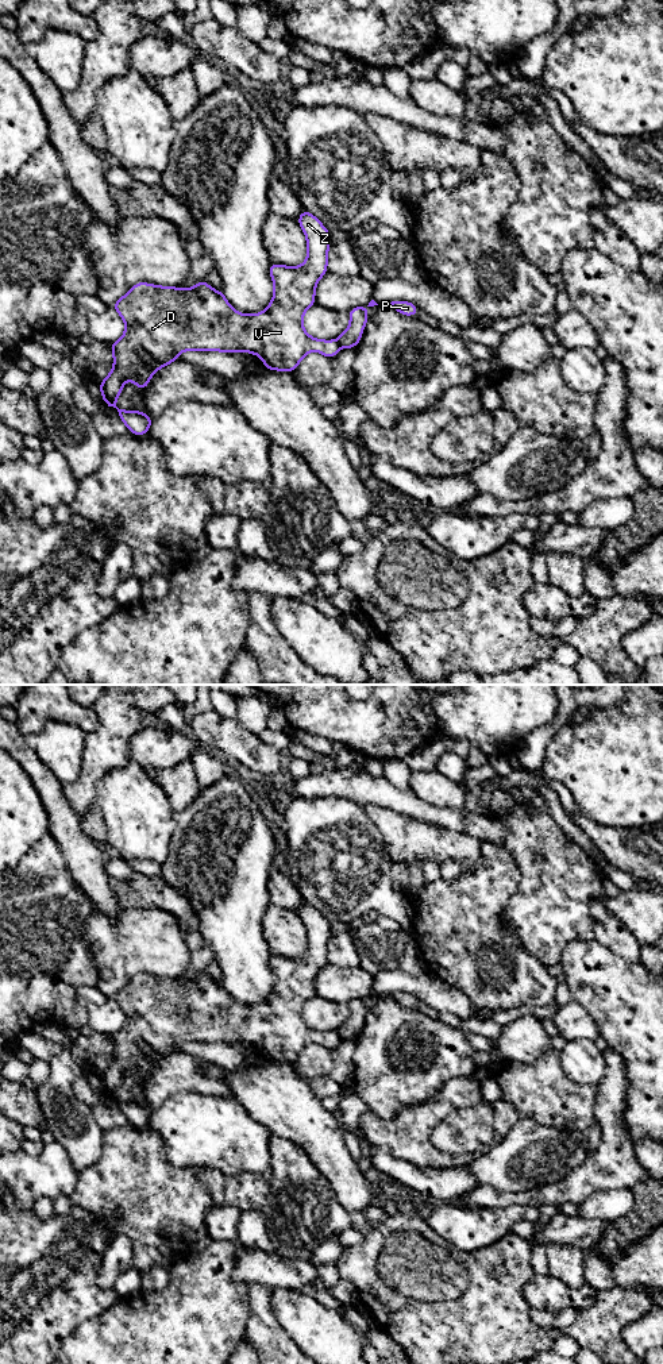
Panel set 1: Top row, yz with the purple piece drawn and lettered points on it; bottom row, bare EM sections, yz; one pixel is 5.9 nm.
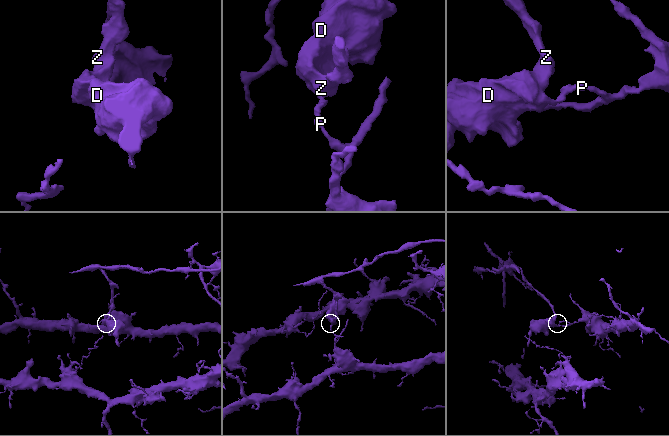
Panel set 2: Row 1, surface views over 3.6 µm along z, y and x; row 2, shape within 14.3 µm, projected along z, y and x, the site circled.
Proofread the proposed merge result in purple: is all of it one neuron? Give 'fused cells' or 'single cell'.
fused cells

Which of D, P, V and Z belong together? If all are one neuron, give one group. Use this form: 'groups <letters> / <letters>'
groups D V Z / P

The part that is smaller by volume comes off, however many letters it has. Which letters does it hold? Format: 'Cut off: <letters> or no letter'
Cut off: D, V, Z

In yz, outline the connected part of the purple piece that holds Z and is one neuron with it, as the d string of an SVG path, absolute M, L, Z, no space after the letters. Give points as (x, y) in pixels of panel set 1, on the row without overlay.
M305 901L297 914L307 928L307 952L296 959L270 956L269 964L274 975L274 985L263 1003L243 1006L234 1002L221 982L213 982L205 971L190 980L138 974L112 997L124 1012L126 1022L120 1032L109 1034L113 1060L99 1078L103 1093L117 1101L122 1113L134 1126L147 1125L153 1111L144 1103L116 1098L116 1090L122 1084L124 1074L132 1071L139 1082L144 1082L154 1064L177 1052L182 1043L246 1043L261 1048L266 1061L290 1064L309 1043L317 1043L329 1051L335 1049L340 1040L339 1033L315 1030L307 1025L302 1017L305 1002L316 995L316 976L328 964L329 921Z

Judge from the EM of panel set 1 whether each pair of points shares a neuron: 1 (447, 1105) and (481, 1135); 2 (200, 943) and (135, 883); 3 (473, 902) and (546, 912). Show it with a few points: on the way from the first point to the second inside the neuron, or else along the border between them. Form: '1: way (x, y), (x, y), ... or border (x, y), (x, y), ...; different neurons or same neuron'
1: border (482, 1101), (473, 1106), (453, 1110), (431, 1133); different neurons
2: way (189, 924), (164, 896), (154, 892); same neuron
3: border (520, 878), (504, 912), (504, 924), (515, 936); different neurons

